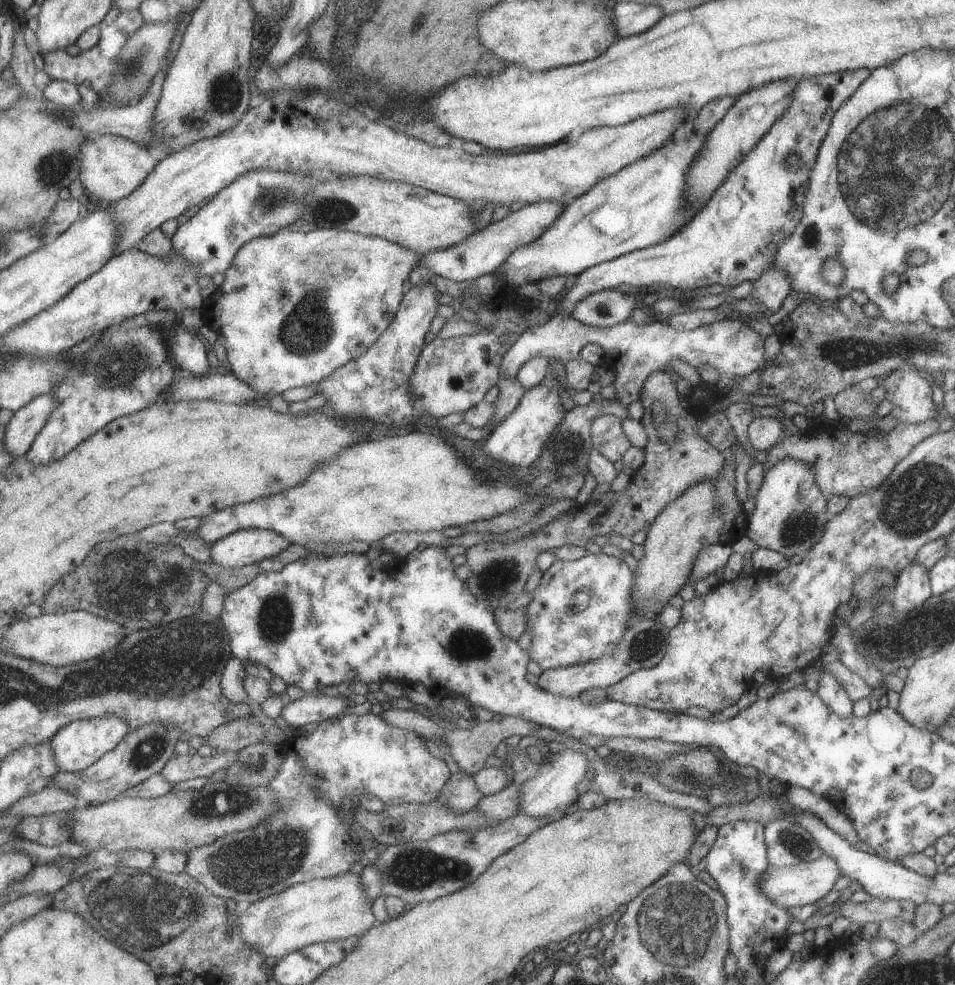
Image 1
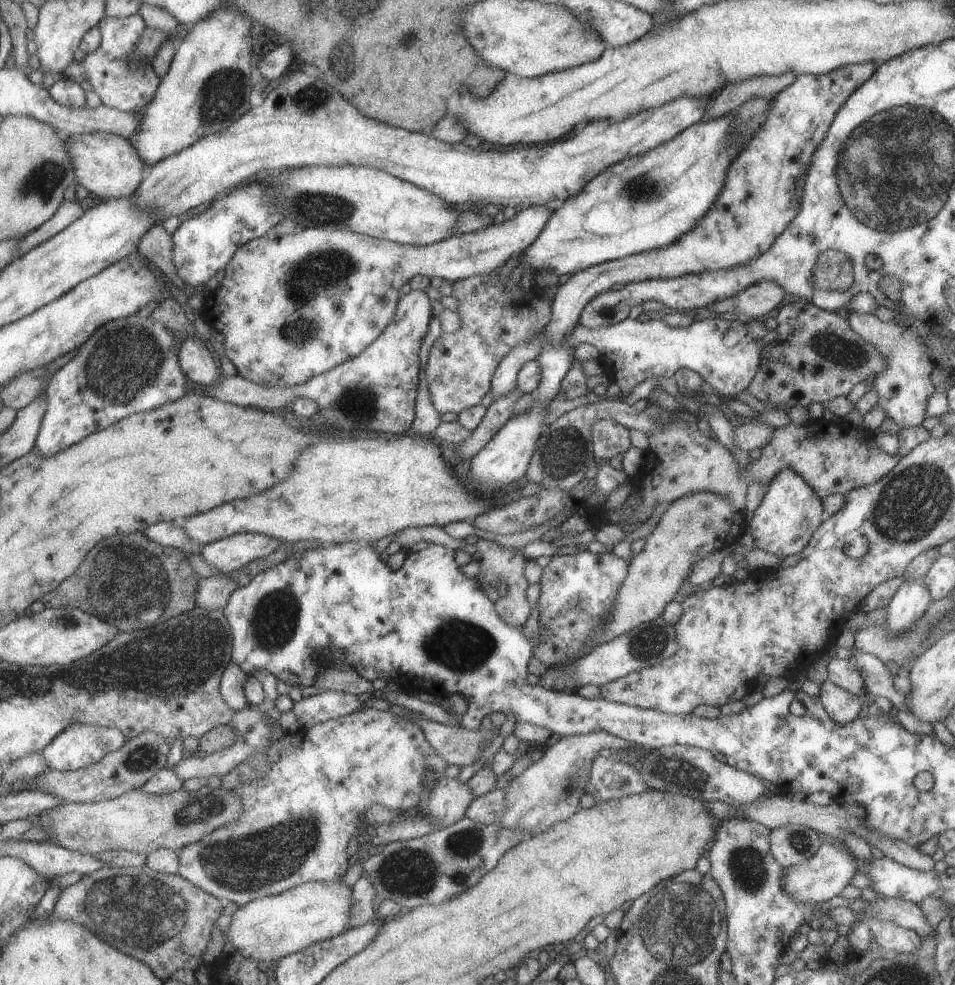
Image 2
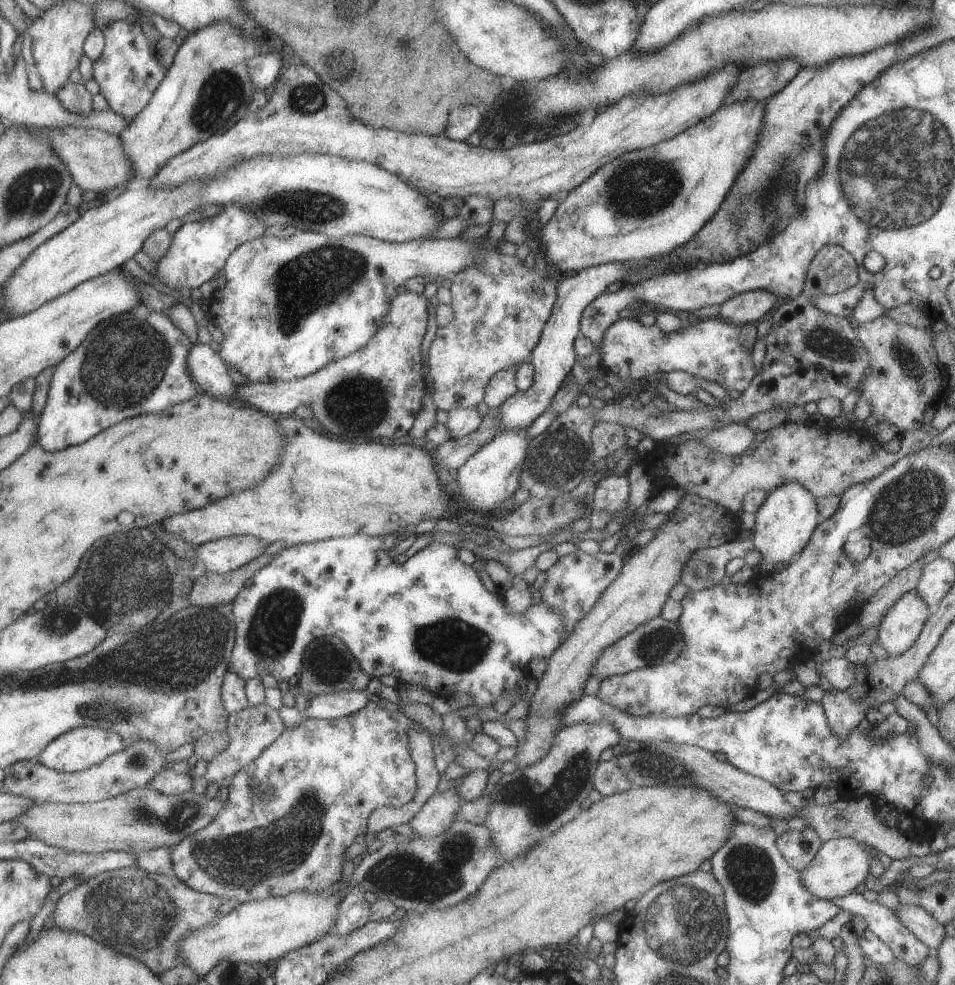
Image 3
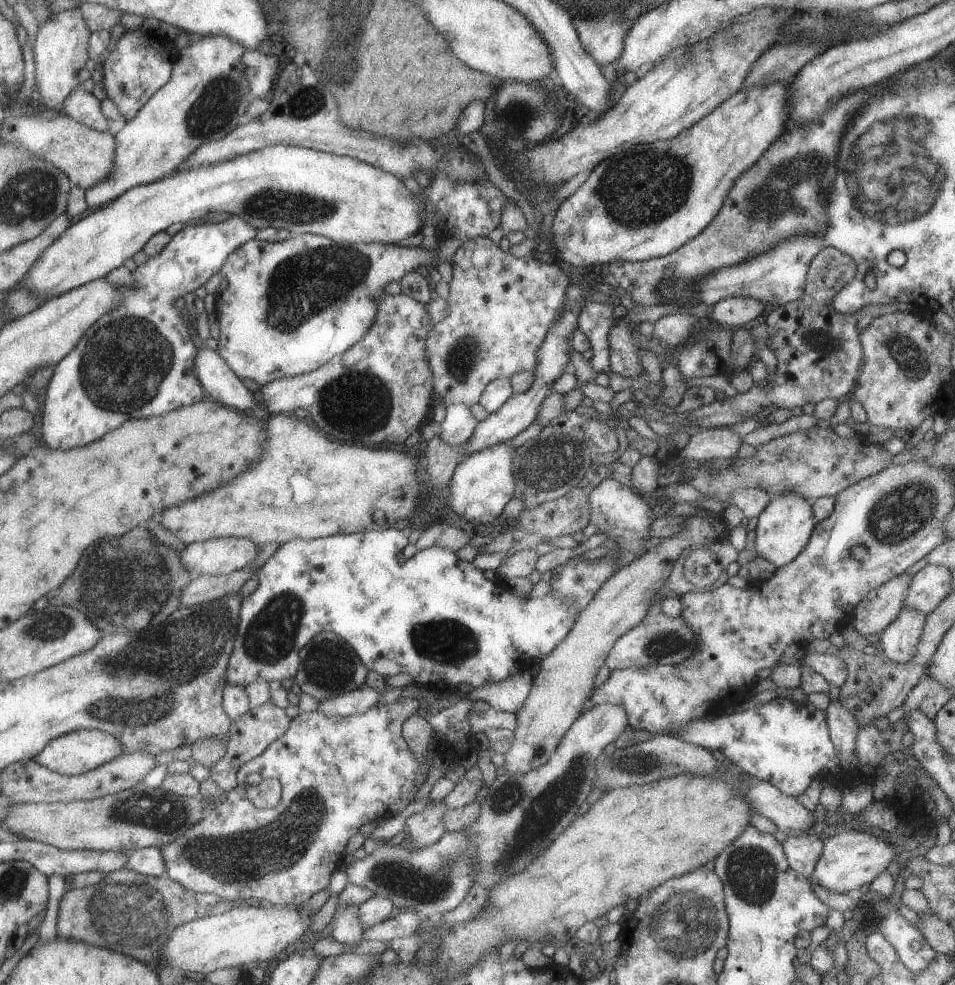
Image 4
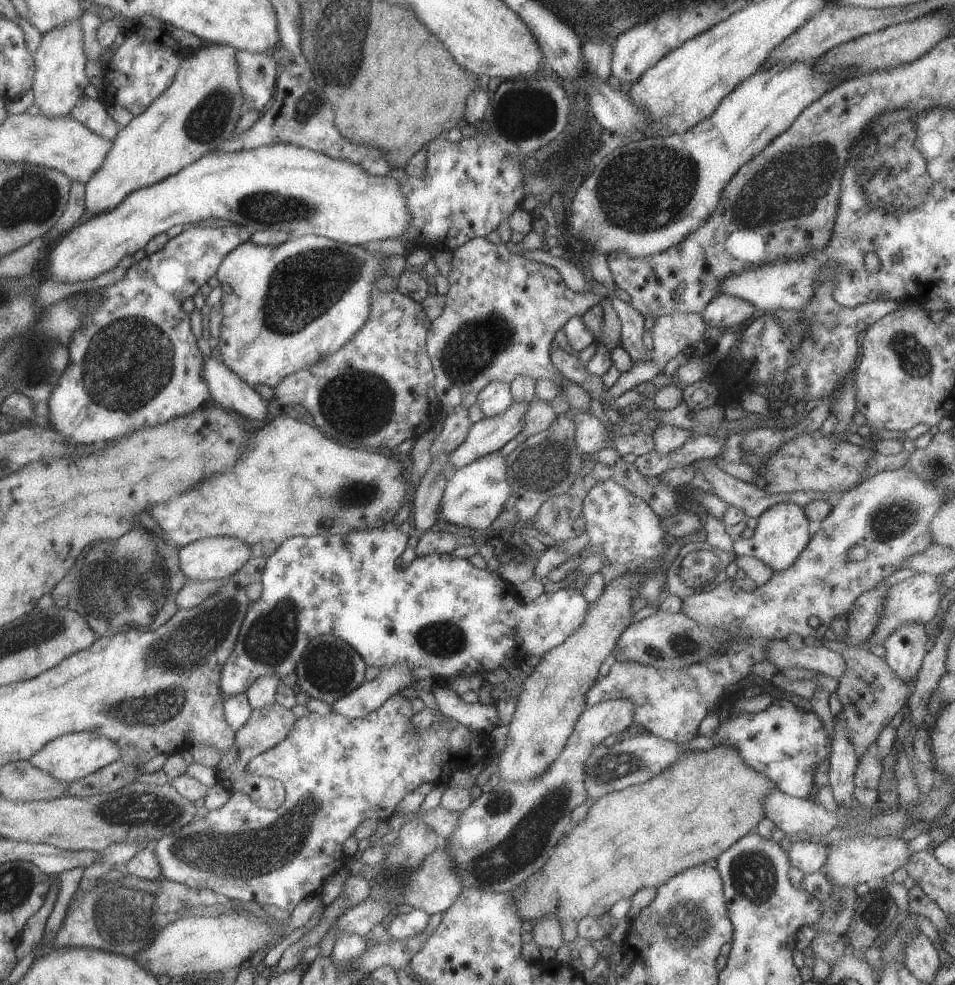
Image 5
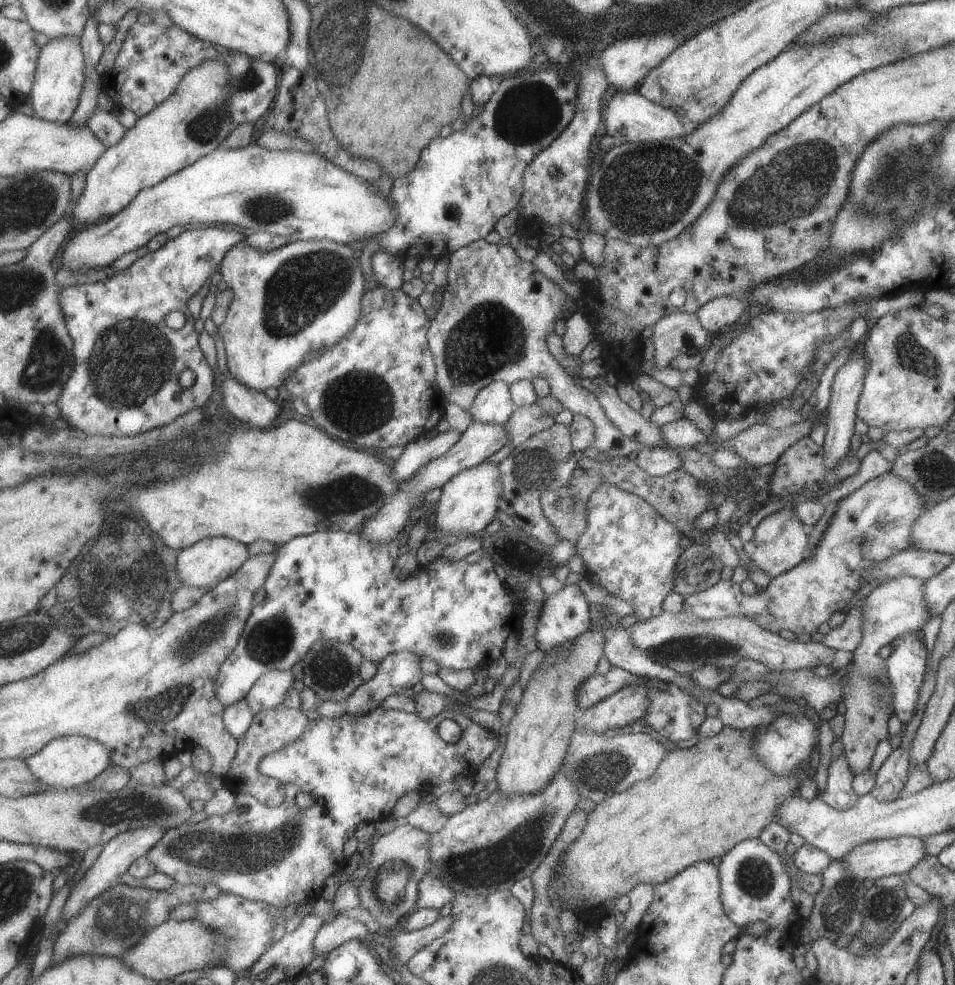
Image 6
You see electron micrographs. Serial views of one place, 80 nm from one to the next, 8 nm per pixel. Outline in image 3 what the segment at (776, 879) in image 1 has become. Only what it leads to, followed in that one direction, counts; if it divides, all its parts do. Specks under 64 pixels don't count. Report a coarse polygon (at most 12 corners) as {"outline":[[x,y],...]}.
{"outline":[[822,841],[799,882],[818,899],[851,893],[877,851]]}

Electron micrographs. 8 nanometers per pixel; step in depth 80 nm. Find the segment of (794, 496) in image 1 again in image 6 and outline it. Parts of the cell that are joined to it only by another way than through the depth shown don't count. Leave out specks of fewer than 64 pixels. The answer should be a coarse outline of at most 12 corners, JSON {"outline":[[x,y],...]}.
{"outline":[[789,506],[763,517],[742,542],[770,578],[803,560],[810,548]]}

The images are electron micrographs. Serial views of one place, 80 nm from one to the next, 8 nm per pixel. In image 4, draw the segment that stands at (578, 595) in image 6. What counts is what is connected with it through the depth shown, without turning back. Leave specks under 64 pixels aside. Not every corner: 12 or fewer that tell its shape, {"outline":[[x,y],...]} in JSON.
{"outline":[[407,530],[279,545],[227,683],[340,636],[438,693],[541,660],[579,612]]}

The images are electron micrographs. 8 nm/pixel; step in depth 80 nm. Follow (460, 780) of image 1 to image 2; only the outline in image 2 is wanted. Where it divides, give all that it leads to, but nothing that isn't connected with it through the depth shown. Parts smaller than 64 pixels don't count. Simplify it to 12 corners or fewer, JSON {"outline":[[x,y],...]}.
{"outline":[[457,777],[437,782],[423,806],[437,828],[464,817],[475,798]]}

